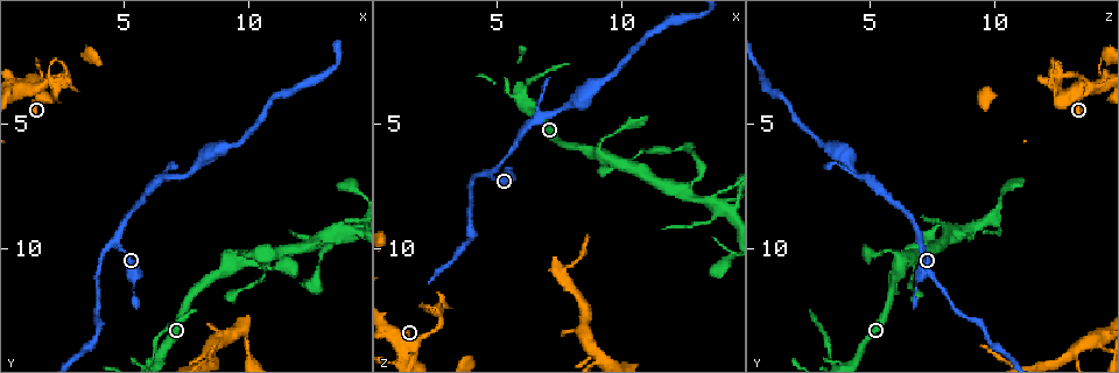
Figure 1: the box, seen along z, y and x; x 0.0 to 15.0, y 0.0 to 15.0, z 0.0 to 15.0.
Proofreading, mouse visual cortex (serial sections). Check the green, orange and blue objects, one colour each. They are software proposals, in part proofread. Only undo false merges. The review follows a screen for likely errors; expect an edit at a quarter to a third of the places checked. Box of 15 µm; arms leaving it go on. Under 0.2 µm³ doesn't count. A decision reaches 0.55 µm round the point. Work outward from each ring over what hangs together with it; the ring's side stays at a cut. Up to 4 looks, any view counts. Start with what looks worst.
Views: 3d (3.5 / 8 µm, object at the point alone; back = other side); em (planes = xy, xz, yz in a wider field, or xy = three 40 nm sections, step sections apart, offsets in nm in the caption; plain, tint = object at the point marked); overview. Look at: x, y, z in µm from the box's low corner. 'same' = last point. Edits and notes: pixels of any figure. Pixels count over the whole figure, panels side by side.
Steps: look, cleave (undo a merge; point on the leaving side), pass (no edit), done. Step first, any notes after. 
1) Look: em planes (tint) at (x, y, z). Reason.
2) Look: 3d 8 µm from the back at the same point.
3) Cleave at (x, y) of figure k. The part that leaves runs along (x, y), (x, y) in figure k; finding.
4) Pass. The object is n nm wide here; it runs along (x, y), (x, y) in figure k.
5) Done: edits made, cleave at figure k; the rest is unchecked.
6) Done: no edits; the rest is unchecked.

Look: 3d 8 µm at (4.8, 9.7, 7.0). Abrupt turn.

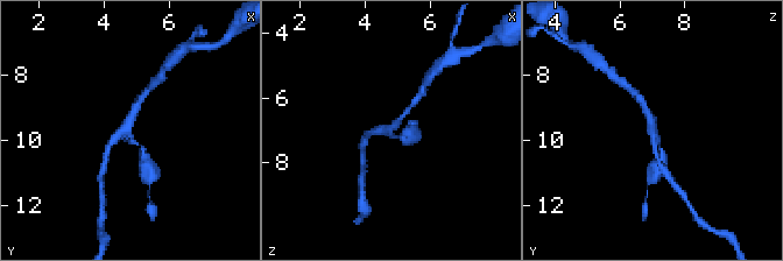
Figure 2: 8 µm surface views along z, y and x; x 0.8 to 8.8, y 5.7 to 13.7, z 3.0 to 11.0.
Look: em xy step 2 (tint) at (4.7, 9.7, 7.1). 3 arms meet here; the arms are 150, 200, 250 nm wide; now the EM.

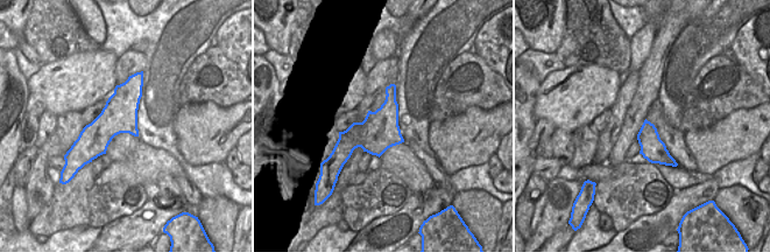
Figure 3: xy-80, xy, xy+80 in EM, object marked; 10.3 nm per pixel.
Pass. It runs along (140, 76), (89, 159) in figure 3; all the same cell.

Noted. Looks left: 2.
Look: 3d 3.5 µm at (2.8, 3.0, 12.9). Abrupt turn.

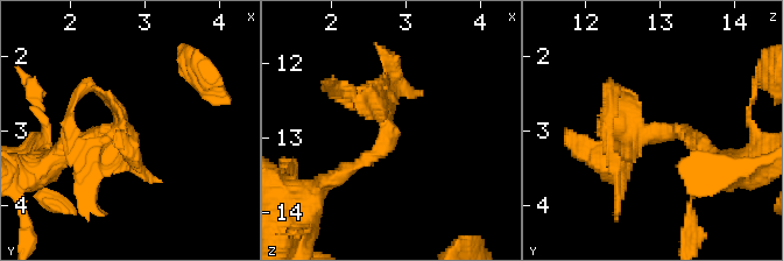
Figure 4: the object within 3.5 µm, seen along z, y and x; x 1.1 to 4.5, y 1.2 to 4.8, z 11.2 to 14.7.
Look: em planes (tint) at (2.70, 3.05, 12.85). Shape alone is not enough.

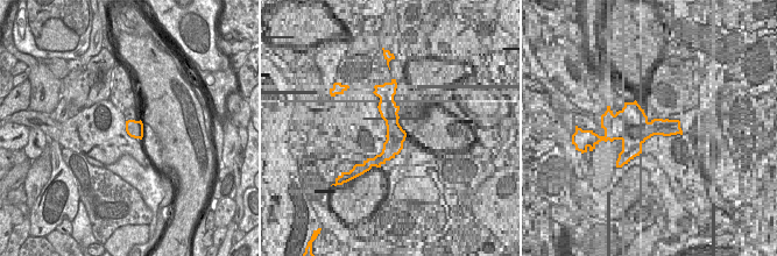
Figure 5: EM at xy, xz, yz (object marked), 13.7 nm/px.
Cleave at (605, 155) of figure 4. The part that leaves runs along (637, 141), (619, 166), (607, 112) in figure 4; two cells meet here.

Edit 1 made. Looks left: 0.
Done: edits made, cleave at figure 4; the rest is unchecked.

